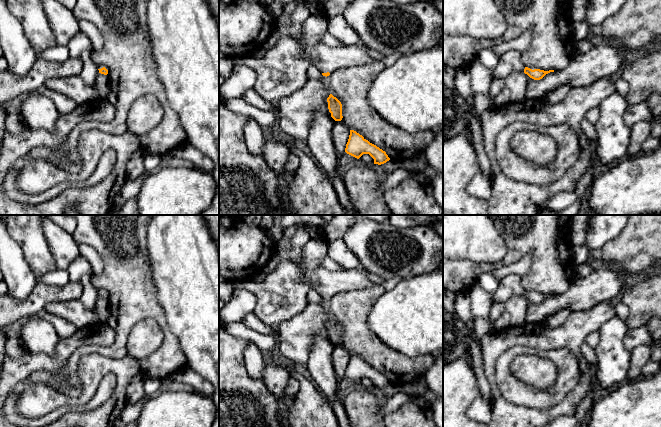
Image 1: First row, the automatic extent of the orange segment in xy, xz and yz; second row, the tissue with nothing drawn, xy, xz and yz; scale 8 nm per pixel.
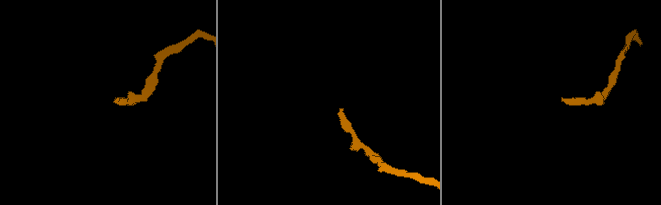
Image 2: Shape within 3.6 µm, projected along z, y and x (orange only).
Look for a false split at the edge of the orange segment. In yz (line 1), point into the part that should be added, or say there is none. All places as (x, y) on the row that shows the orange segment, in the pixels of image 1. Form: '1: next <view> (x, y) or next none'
1: next yz (510, 61)

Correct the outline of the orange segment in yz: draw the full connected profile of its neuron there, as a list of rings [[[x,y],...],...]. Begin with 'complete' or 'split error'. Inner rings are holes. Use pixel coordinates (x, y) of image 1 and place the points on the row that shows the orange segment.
split error; [[[517,50],[506,51],[498,60],[496,68],[492,71],[492,78],[504,79],[513,72],[524,72],[534,80],[542,79],[546,74],[554,70],[544,71],[530,69],[524,65],[521,59],[521,52]]]

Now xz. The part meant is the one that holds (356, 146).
complete; [[[350,130],[345,152],[357,159],[363,154],[369,154],[374,159],[374,164],[384,164],[390,160],[385,151],[370,143],[362,135],[354,130]]]

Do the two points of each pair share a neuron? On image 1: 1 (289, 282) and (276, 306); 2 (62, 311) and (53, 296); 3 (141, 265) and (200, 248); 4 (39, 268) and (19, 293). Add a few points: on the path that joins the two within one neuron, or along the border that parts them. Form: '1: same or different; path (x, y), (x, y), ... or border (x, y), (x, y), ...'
1: same; path (286, 288), (278, 300)
2: different; border (78, 299), (51, 301), (43, 308)
3: different; border (146, 239), (146, 252), (154, 285)
4: different; border (23, 253), (23, 258), (36, 276)

